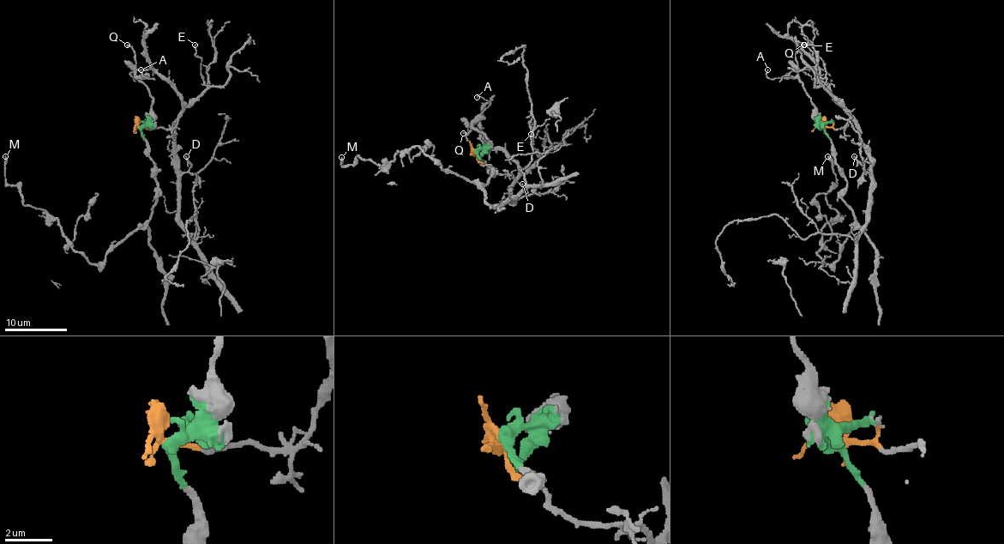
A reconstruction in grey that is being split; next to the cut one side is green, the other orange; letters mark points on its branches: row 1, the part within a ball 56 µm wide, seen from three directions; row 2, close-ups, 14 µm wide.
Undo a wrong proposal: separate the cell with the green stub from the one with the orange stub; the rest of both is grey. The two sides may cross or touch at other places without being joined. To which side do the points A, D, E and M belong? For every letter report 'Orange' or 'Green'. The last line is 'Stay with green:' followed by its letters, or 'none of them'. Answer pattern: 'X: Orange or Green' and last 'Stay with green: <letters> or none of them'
A: Green
D: Orange
E: Orange
M: Green
Stay with green: A, M

